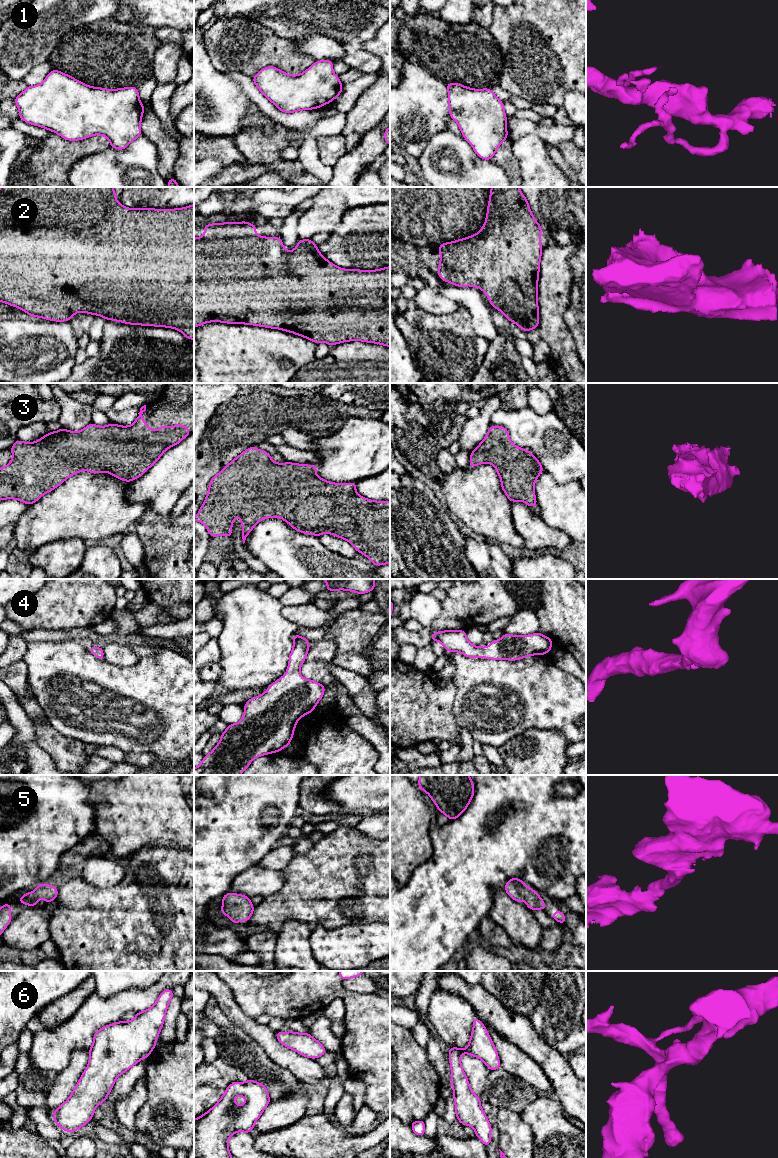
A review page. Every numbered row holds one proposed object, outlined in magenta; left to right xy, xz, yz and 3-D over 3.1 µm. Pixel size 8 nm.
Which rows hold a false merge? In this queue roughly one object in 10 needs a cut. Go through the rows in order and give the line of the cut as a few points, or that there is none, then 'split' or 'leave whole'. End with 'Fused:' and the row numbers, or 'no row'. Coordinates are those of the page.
1: cut none; leave whole
2: cut none; leave whole
3: cut none; leave whole
4: cut none; leave whole
5: cut none; leave whole
6: cut none; leave whole
Fused: no row

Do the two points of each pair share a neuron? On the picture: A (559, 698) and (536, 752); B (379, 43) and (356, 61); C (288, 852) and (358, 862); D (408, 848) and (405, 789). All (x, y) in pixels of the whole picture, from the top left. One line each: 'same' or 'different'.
A: different
B: different
C: different
D: same

